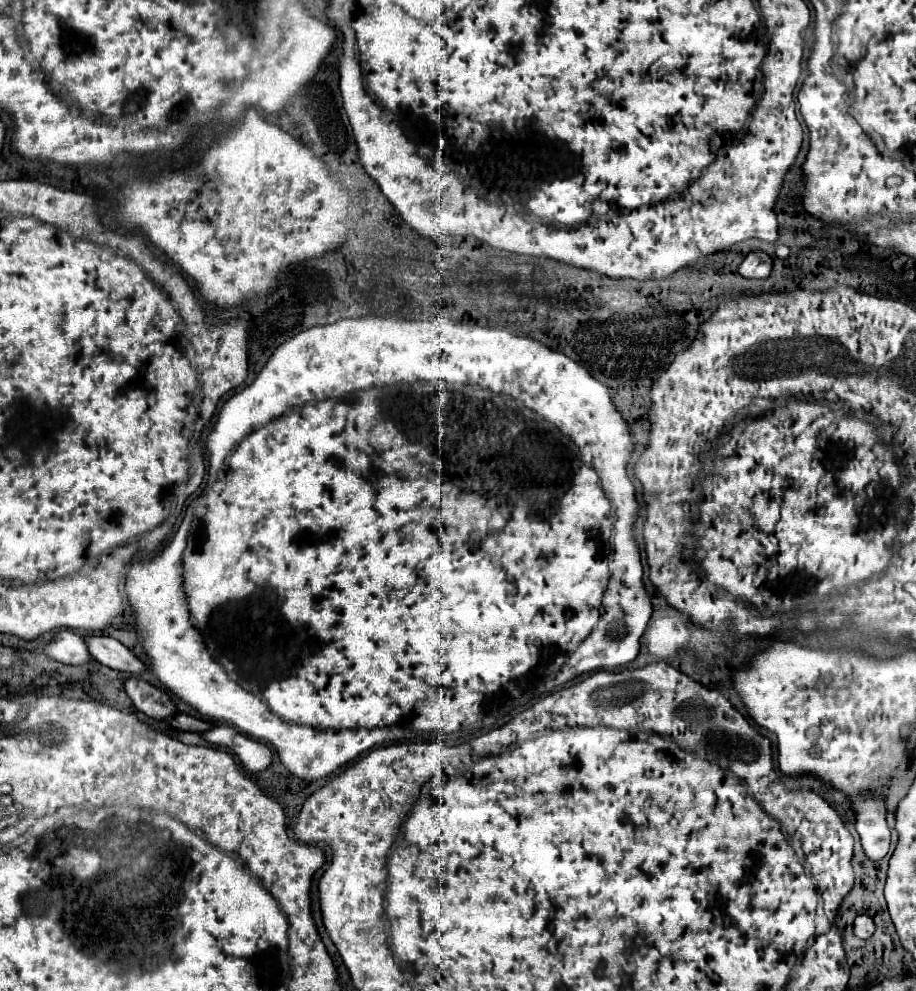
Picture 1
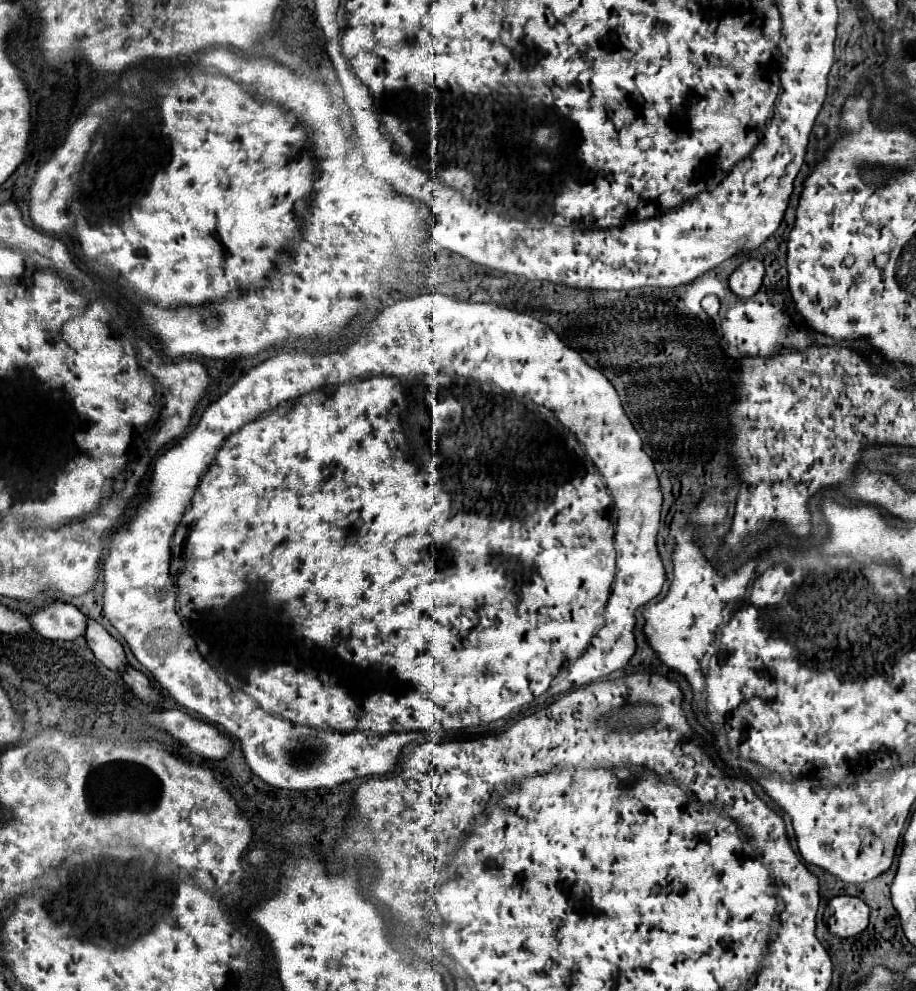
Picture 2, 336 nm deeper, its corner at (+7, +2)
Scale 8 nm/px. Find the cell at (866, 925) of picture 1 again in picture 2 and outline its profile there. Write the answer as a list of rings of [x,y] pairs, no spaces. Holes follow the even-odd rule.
[[[835,896],[825,908],[825,924],[835,936],[857,936],[869,924],[869,906],[857,896]]]

